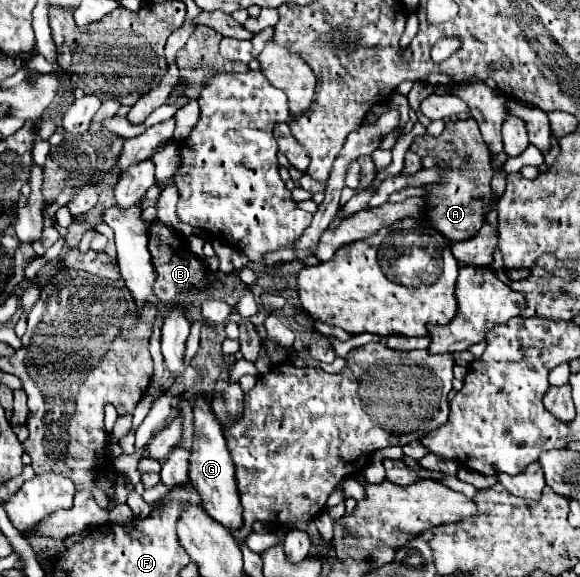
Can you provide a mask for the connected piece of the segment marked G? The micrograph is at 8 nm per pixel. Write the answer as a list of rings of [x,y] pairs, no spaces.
[[[203,401],[195,403],[195,441],[193,441],[193,449],[189,457],[189,479],[193,487],[201,493],[205,511],[215,521],[219,521],[227,529],[241,527],[241,505],[237,497],[233,459],[229,455],[221,425],[217,423],[209,403],[203,403]]]

